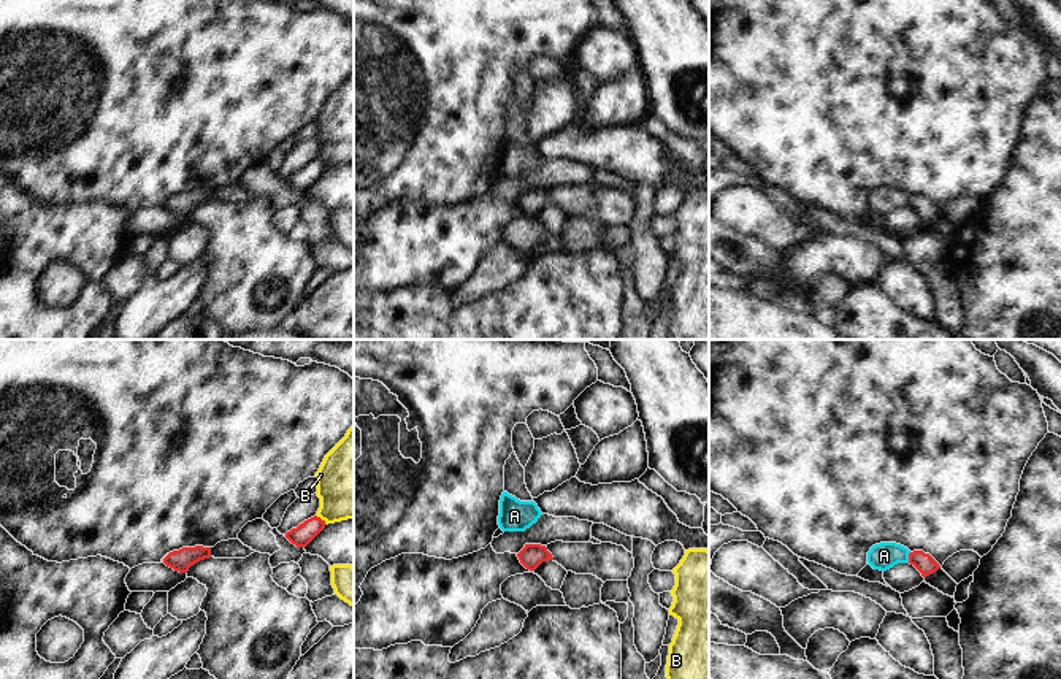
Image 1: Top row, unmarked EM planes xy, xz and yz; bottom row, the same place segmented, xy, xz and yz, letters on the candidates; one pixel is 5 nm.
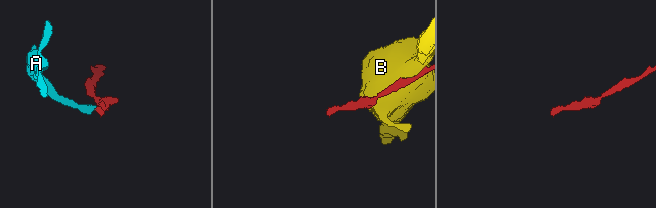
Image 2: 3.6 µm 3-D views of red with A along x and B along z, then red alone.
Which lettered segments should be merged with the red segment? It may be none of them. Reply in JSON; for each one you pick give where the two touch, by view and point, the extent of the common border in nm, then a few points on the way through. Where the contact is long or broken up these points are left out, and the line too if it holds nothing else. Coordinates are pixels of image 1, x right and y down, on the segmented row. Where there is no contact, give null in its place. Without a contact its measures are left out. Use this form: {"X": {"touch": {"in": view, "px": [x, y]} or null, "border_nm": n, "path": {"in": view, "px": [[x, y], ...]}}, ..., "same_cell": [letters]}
{"same_cell": []}

